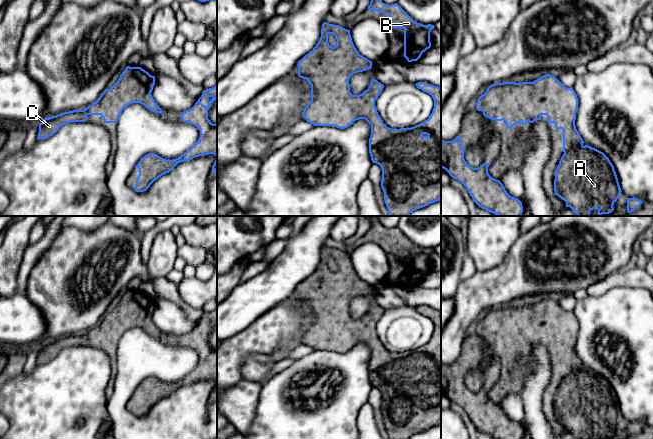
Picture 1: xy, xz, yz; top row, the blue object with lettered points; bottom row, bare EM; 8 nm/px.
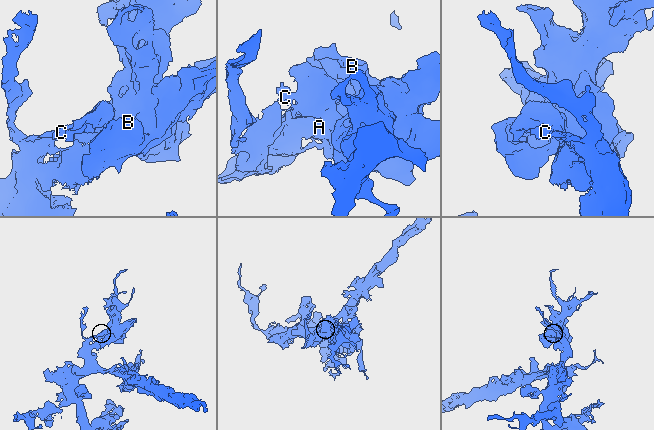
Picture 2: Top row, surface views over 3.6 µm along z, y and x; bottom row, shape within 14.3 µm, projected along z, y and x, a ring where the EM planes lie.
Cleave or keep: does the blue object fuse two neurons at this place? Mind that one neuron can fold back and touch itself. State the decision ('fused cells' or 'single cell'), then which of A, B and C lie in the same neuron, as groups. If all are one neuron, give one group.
single cell; groups A B C

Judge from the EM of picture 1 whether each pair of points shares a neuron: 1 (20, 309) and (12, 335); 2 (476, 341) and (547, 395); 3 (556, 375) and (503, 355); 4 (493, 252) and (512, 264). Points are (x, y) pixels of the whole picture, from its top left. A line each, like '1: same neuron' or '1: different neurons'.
1: same neuron
2: same neuron
3: same neuron
4: different neurons

